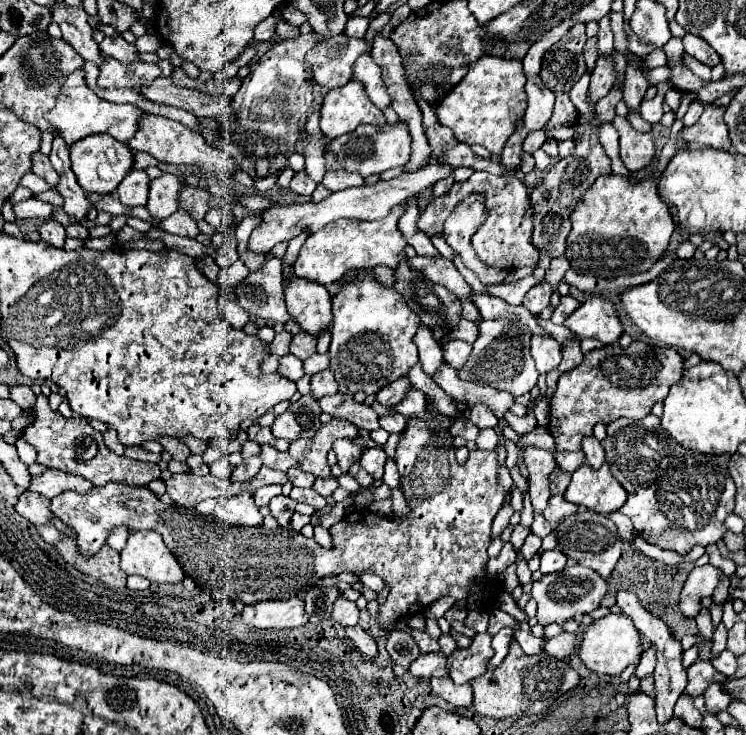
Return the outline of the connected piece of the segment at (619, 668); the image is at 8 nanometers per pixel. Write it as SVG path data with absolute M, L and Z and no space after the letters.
M608 615L604 619L594 621L582 633L578 655L586 663L586 667L594 673L620 675L628 665L636 665L640 661L640 657L644 655L644 647L640 645L640 633L626 615Z

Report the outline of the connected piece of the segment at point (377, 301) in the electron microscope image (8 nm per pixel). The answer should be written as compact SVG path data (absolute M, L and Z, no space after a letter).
M352 269L344 273L344 285L332 297L332 313L330 371L336 383L344 385L350 395L358 391L376 395L382 387L404 377L418 365L414 335L420 319L394 287L376 281L372 269Z

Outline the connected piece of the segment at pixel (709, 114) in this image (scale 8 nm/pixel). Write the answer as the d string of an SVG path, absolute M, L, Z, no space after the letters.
M710 105L698 123L682 129L682 139L686 143L698 143L704 147L714 147L728 151L730 149L730 137L728 137L728 125L724 121L726 107L722 105Z

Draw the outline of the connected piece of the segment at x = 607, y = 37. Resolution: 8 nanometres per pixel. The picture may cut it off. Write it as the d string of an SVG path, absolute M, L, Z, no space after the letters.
M610 13L600 19L600 31L598 31L598 53L608 55L614 51L614 35L610 29Z

